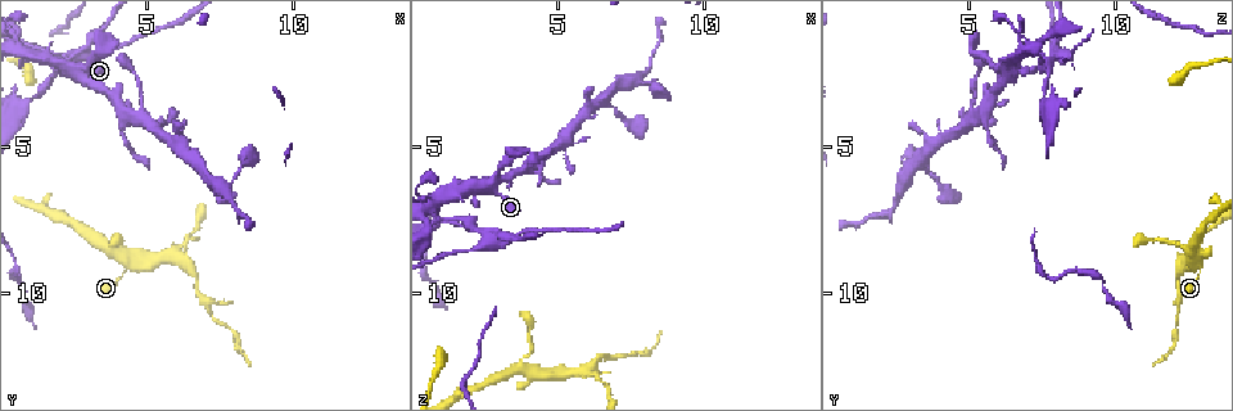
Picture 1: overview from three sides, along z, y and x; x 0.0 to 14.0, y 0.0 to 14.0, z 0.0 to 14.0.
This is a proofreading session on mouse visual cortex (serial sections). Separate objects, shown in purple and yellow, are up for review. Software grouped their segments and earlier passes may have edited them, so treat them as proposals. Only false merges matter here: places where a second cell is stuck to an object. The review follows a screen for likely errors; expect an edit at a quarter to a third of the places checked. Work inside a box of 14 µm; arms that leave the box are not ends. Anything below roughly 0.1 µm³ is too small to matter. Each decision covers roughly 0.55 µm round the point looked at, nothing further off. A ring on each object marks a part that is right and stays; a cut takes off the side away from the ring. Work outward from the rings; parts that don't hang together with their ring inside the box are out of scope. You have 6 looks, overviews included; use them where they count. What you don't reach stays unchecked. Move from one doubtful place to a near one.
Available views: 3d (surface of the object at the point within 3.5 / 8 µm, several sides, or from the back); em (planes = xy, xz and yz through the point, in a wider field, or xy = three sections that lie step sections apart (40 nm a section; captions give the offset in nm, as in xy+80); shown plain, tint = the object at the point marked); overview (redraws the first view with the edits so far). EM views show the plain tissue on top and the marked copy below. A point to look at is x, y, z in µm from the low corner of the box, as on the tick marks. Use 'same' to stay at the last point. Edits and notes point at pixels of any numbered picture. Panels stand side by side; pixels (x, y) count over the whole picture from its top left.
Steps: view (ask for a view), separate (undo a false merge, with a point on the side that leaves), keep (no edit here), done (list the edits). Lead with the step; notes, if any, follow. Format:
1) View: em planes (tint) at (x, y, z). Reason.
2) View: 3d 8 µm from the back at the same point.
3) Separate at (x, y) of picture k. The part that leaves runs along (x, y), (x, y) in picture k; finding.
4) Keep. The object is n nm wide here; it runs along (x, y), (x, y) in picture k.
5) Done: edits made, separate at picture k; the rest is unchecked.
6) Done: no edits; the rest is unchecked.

View: 3d 3.5 µm at (2.0, 2.2, 7.7). Arms part here.

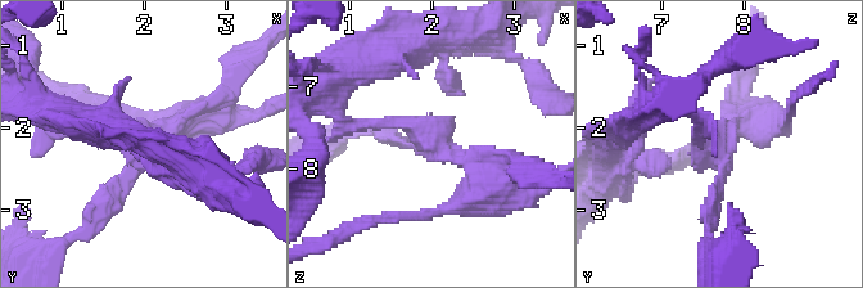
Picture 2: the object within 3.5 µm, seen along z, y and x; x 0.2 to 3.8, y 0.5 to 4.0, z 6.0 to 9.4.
View: em xy step 5 (tint) at (2.05, 2.15, 7.70). 3 arms meet here; the arms are 100, 150, 250 nm wide.

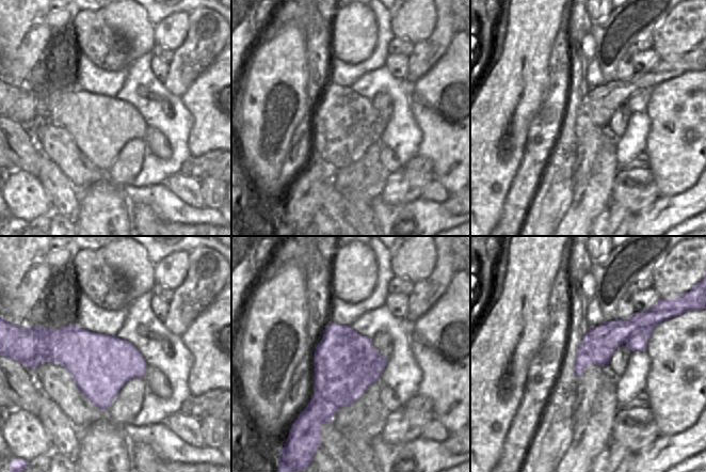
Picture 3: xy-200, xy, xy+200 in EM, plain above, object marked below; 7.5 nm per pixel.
Separate at (153, 115) of picture 2. The part that leaves runs along (175, 126), (269, 107) in picture 2; a second cell is stuck on.

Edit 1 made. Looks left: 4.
View: overview.

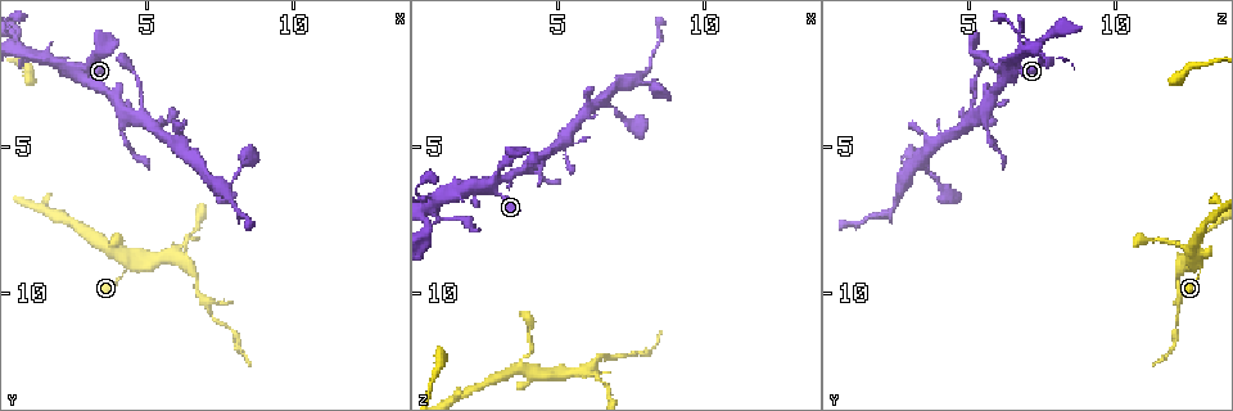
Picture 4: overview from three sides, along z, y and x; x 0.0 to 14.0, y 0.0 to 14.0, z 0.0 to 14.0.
View: 3d 3.5 µm at (4.5, 9.0, 12.9).

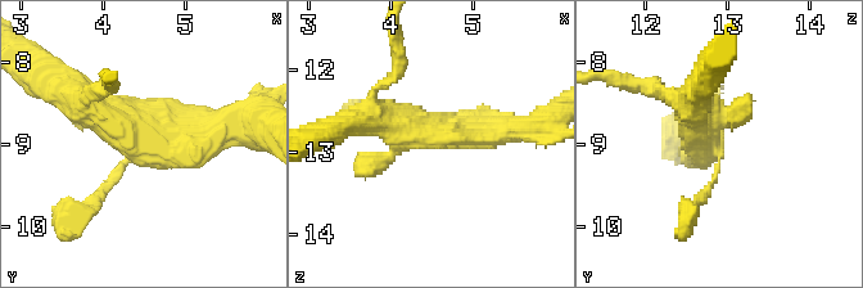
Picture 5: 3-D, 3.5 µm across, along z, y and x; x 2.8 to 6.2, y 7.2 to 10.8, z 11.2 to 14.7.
View: em xy step 3 (tint) at (4.45, 9.00, 12.85).

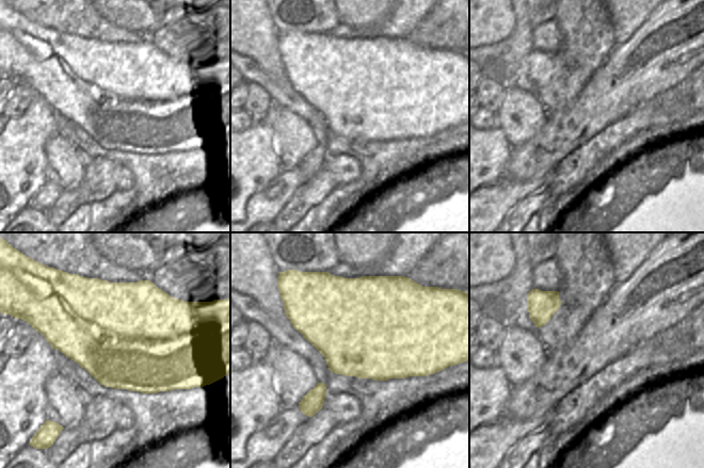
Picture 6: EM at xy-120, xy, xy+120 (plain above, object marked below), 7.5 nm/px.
Keep. It runs along (87, 207), (139, 144), (76, 97) in picture 5; continuous, no second cell.

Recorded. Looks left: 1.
Done: edits made, separate at picture 2; the rest is unchecked.

